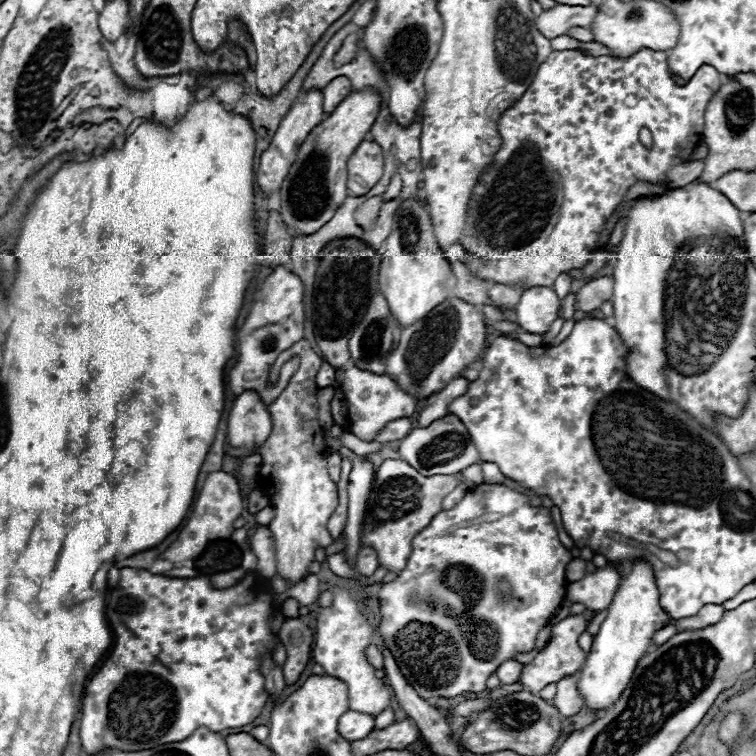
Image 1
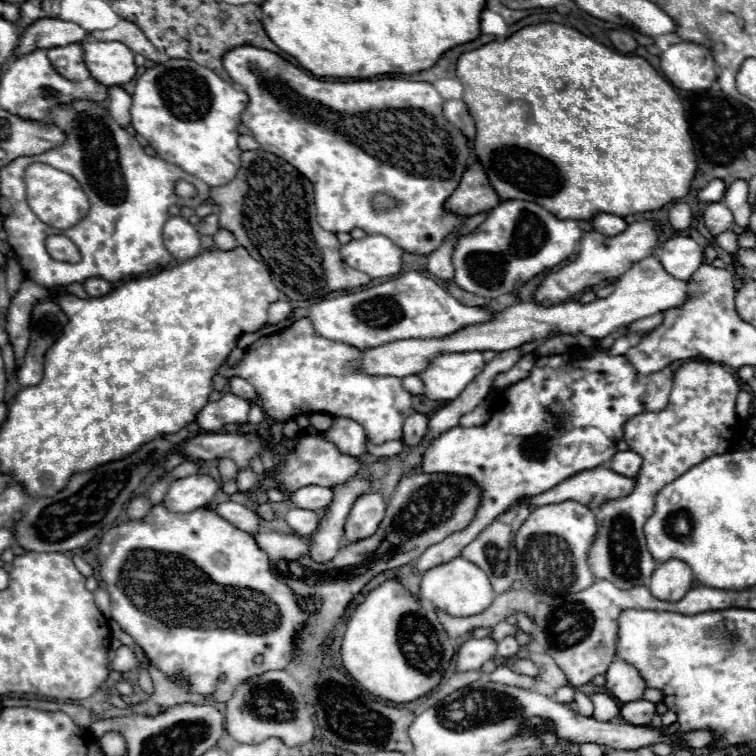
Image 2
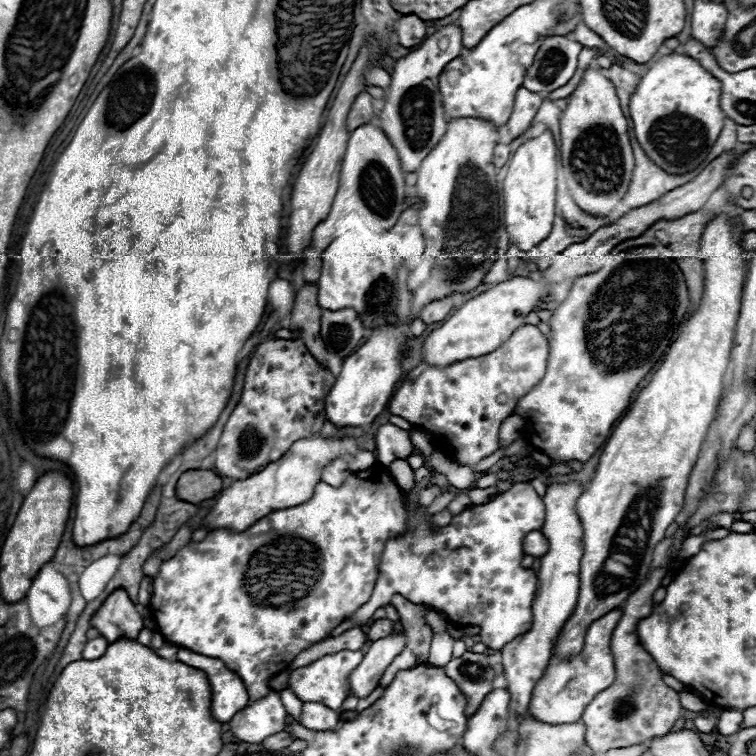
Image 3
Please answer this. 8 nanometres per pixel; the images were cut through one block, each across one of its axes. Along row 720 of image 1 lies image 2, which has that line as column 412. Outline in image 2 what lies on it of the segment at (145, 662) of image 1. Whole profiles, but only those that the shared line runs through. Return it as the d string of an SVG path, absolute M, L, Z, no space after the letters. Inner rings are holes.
M238 46L238 48L232 48L228 50L224 56L222 56L222 64L228 72L228 76L238 84L242 86L242 90L248 94L250 102L246 106L246 110L242 112L242 122L244 126L250 128L252 136L256 138L256 142L260 144L262 150L266 152L272 152L284 160L288 160L298 172L302 172L312 184L314 184L314 196L316 196L316 210L318 210L318 224L324 228L324 230L330 230L330 232L350 232L352 228L362 228L366 234L384 234L388 236L396 246L400 246L402 250L406 252L414 252L414 254L420 254L420 256L426 256L430 254L432 250L436 250L440 246L440 242L444 240L446 234L450 234L452 230L460 228L462 224L462 218L456 216L456 214L450 214L444 210L444 200L456 190L464 170L466 170L466 164L468 164L468 156L470 156L470 146L468 146L468 140L464 138L464 134L448 124L448 120L444 120L444 114L442 114L442 104L444 104L444 98L436 92L436 88L428 82L414 82L414 80L404 80L404 78L376 78L376 80L320 80L312 74L308 74L306 70L294 66L292 62L284 60L282 56L274 54L274 52L268 52L268 50L262 50L262 48L254 48L254 46ZM376 192L388 192L390 196L394 196L396 200L400 200L402 204L398 204L396 208L388 210L388 212L376 212L372 208L372 196Z

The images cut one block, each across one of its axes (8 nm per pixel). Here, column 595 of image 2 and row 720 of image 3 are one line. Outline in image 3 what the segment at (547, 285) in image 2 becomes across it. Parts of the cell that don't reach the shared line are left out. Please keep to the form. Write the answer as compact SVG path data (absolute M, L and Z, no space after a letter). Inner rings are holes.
M272 690L264 700L236 712L236 716L230 720L230 730L244 742L260 744L268 736L284 732L288 728L286 718L288 714L282 706L280 694Z

